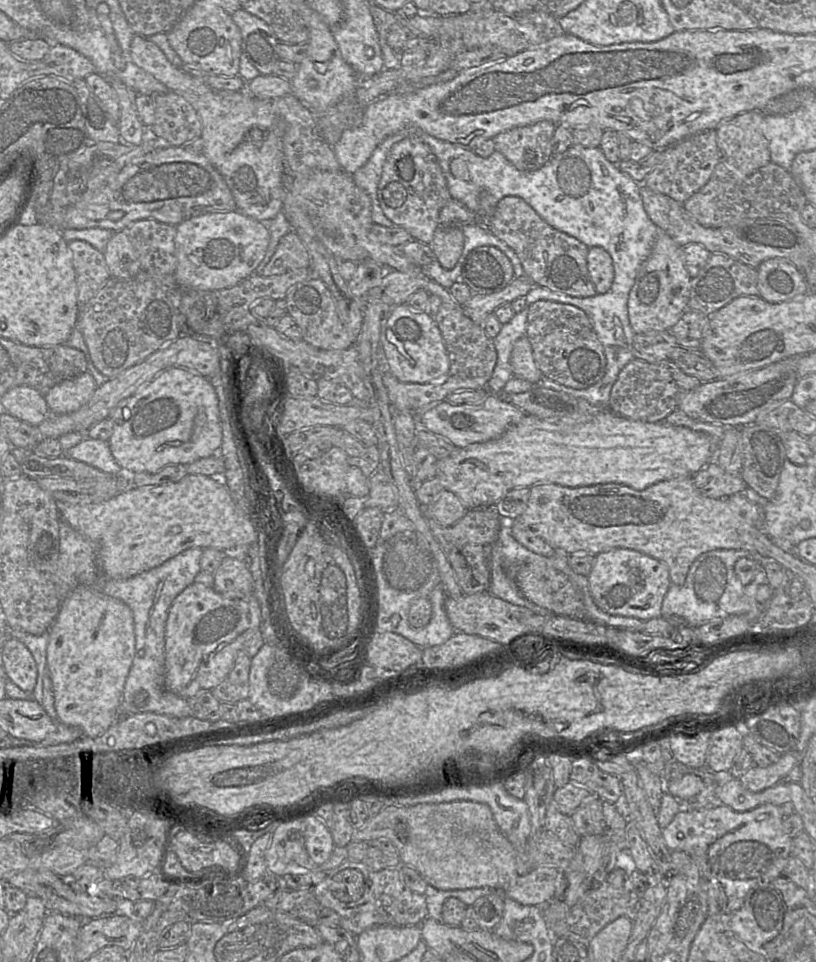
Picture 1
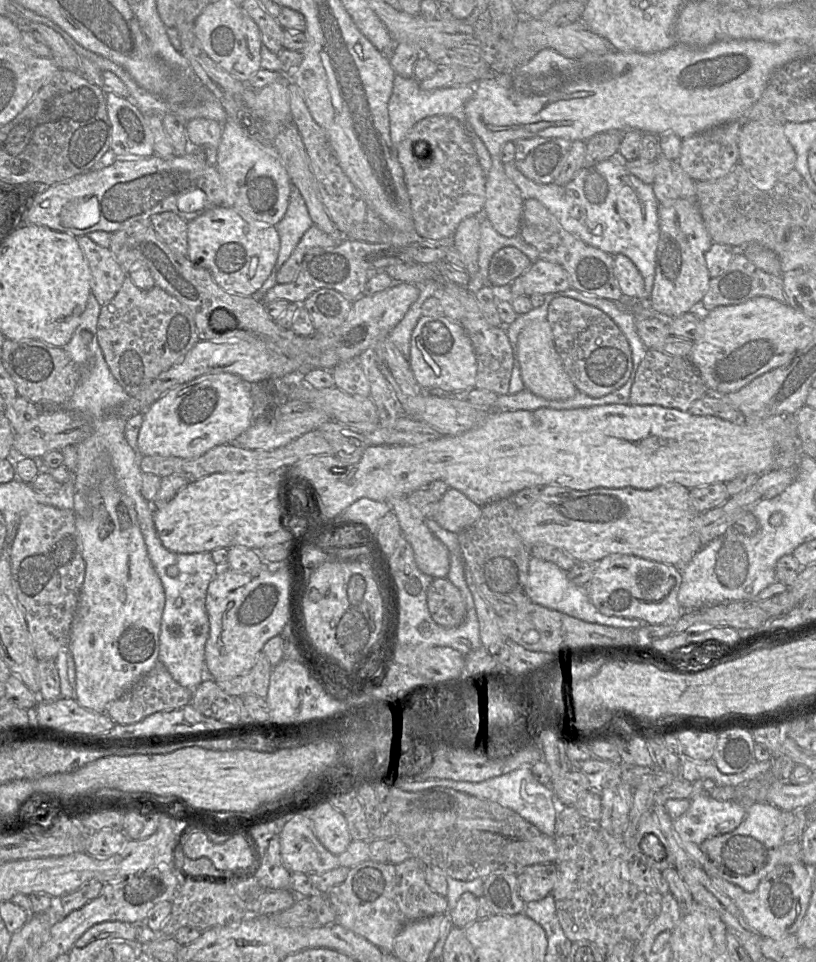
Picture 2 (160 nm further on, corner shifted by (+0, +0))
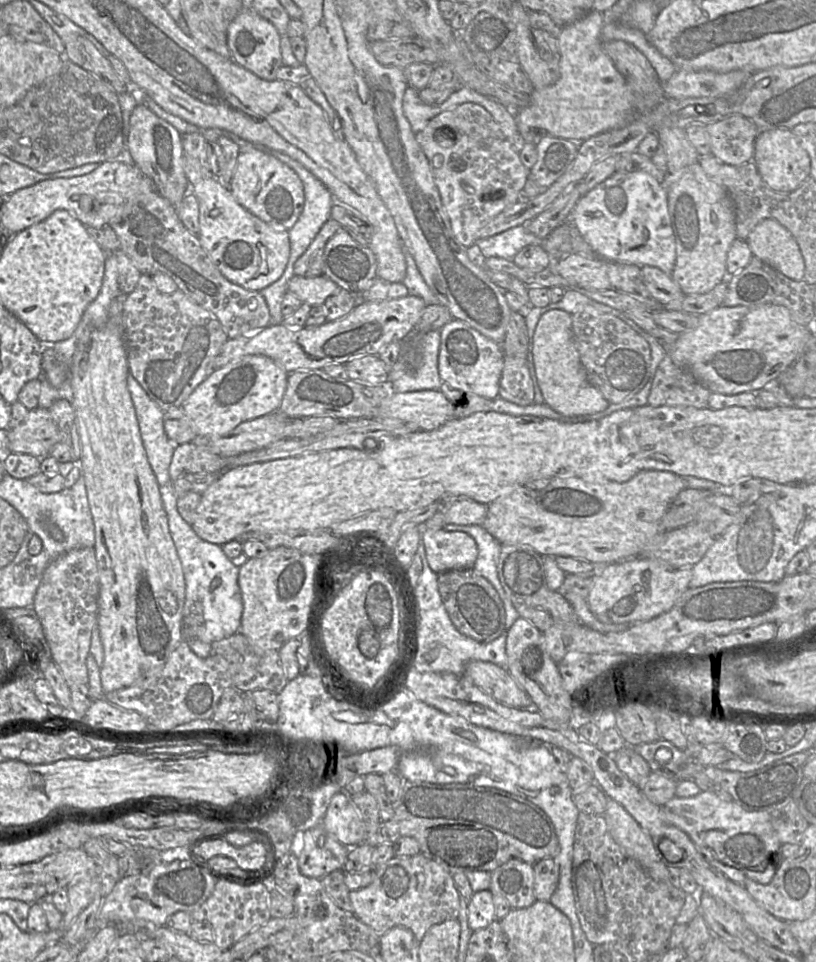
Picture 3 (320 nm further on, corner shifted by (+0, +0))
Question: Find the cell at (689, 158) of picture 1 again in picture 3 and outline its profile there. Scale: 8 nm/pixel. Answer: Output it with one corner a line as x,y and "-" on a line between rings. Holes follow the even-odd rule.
733,114
707,124
705,128
710,138
711,155
715,158
732,166
752,161
755,140
760,131
750,119

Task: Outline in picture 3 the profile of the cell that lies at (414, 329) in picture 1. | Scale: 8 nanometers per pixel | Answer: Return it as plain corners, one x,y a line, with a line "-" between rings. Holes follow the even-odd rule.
451,320
439,333
438,372
442,382
463,393
475,394
486,399
498,398
503,369
500,345
460,320

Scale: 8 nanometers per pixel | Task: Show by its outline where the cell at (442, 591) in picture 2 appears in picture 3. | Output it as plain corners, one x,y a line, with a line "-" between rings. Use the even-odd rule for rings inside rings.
472,569
453,570
438,574
438,591
448,616
463,636
480,643
488,643
506,635
520,618
504,589
495,588
487,579

